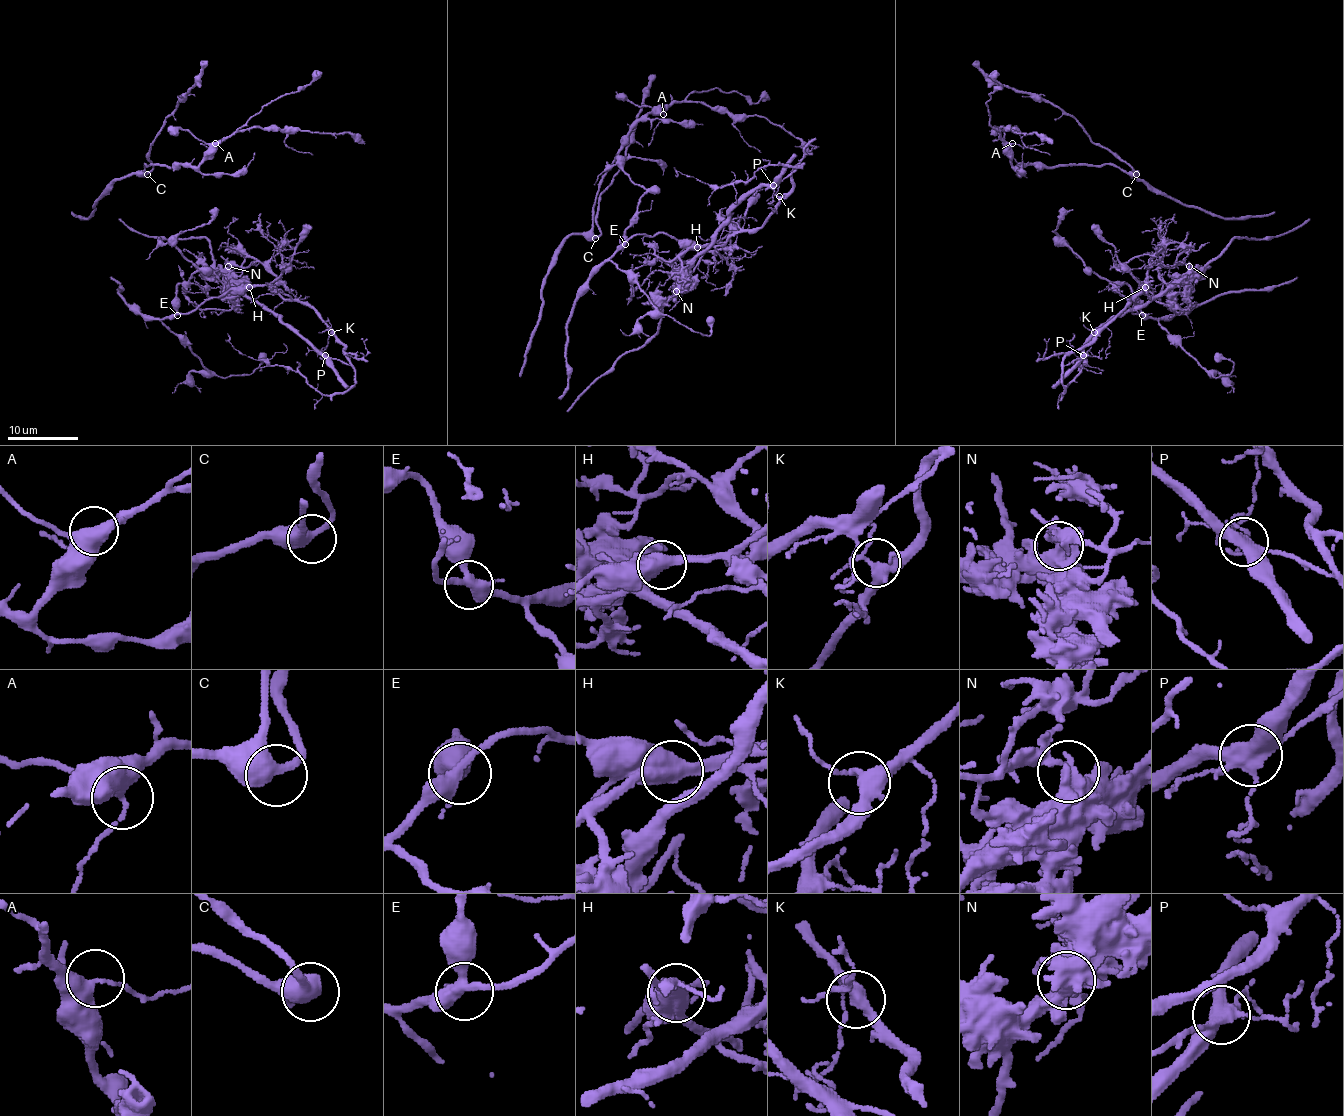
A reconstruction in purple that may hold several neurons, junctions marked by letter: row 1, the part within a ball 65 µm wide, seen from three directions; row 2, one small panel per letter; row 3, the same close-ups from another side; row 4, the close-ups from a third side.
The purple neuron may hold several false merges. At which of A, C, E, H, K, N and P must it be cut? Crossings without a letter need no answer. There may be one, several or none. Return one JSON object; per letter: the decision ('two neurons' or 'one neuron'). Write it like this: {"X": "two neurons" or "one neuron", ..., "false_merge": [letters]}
{"A": "one neuron", "C": "one neuron", "E": "one neuron", "H": "two neurons", "K": "one neuron", "N": "two neurons", "P": "two neurons", "false_merge": ["H", "N", "P"]}

